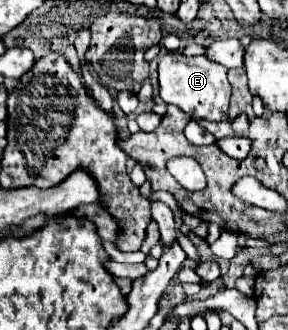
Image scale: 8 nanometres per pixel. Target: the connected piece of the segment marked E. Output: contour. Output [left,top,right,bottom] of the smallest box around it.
[159,52,231,120]

